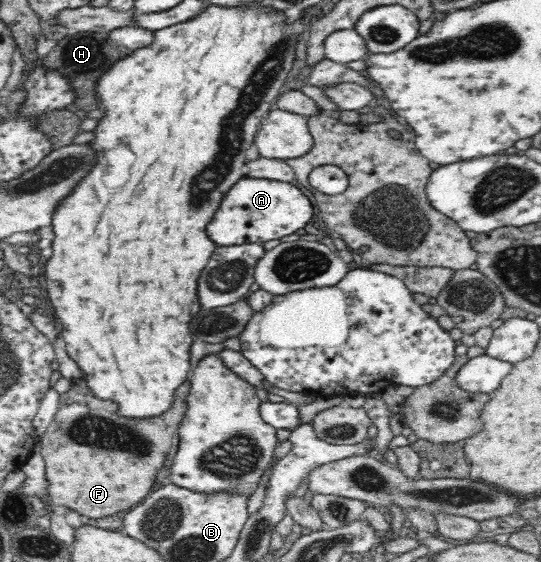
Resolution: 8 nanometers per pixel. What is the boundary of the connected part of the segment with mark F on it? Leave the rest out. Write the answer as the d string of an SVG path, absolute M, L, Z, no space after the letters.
M85 378L76 379L72 381L71 388L66 393L60 395L59 409L55 414L53 422L49 427L44 436L44 442L38 444L36 449L35 459L45 464L45 479L47 480L47 489L50 500L55 506L71 507L73 511L81 513L82 516L91 517L91 519L99 519L99 517L107 517L113 515L117 511L127 511L131 509L135 503L139 503L153 487L155 483L155 477L159 473L159 469L163 467L163 461L165 461L165 455L169 453L171 449L171 443L163 443L163 414L150 417L151 419L125 419L119 415L119 405L115 401L104 401L98 399L93 391L87 386Z

